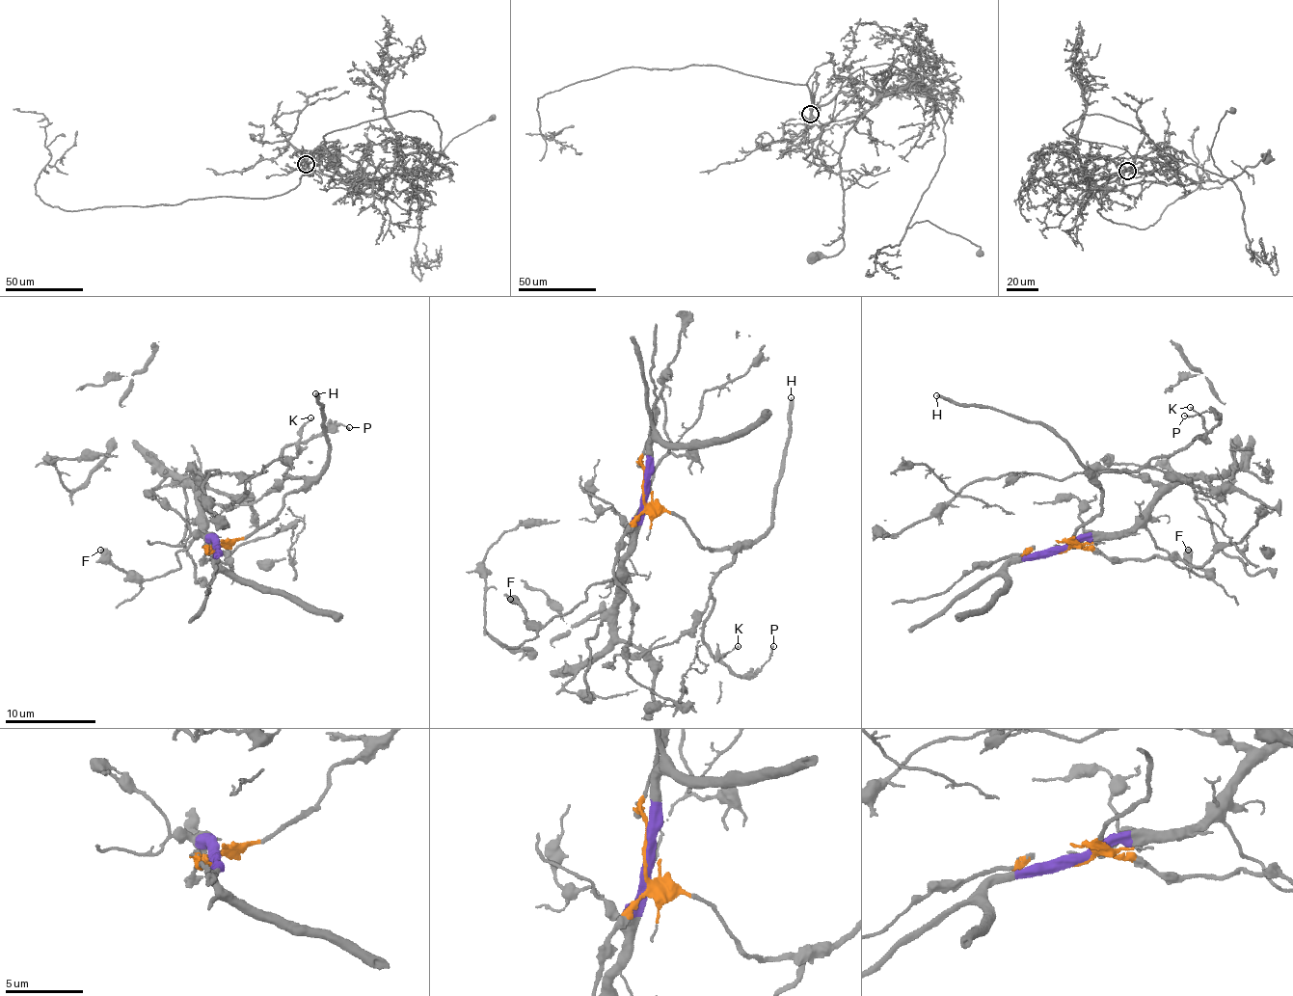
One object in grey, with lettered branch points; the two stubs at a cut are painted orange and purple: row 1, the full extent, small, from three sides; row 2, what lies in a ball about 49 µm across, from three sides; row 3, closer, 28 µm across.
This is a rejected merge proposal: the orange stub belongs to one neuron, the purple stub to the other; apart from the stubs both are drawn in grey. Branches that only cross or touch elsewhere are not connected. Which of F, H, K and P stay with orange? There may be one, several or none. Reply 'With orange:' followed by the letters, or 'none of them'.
With orange: H, K, P

